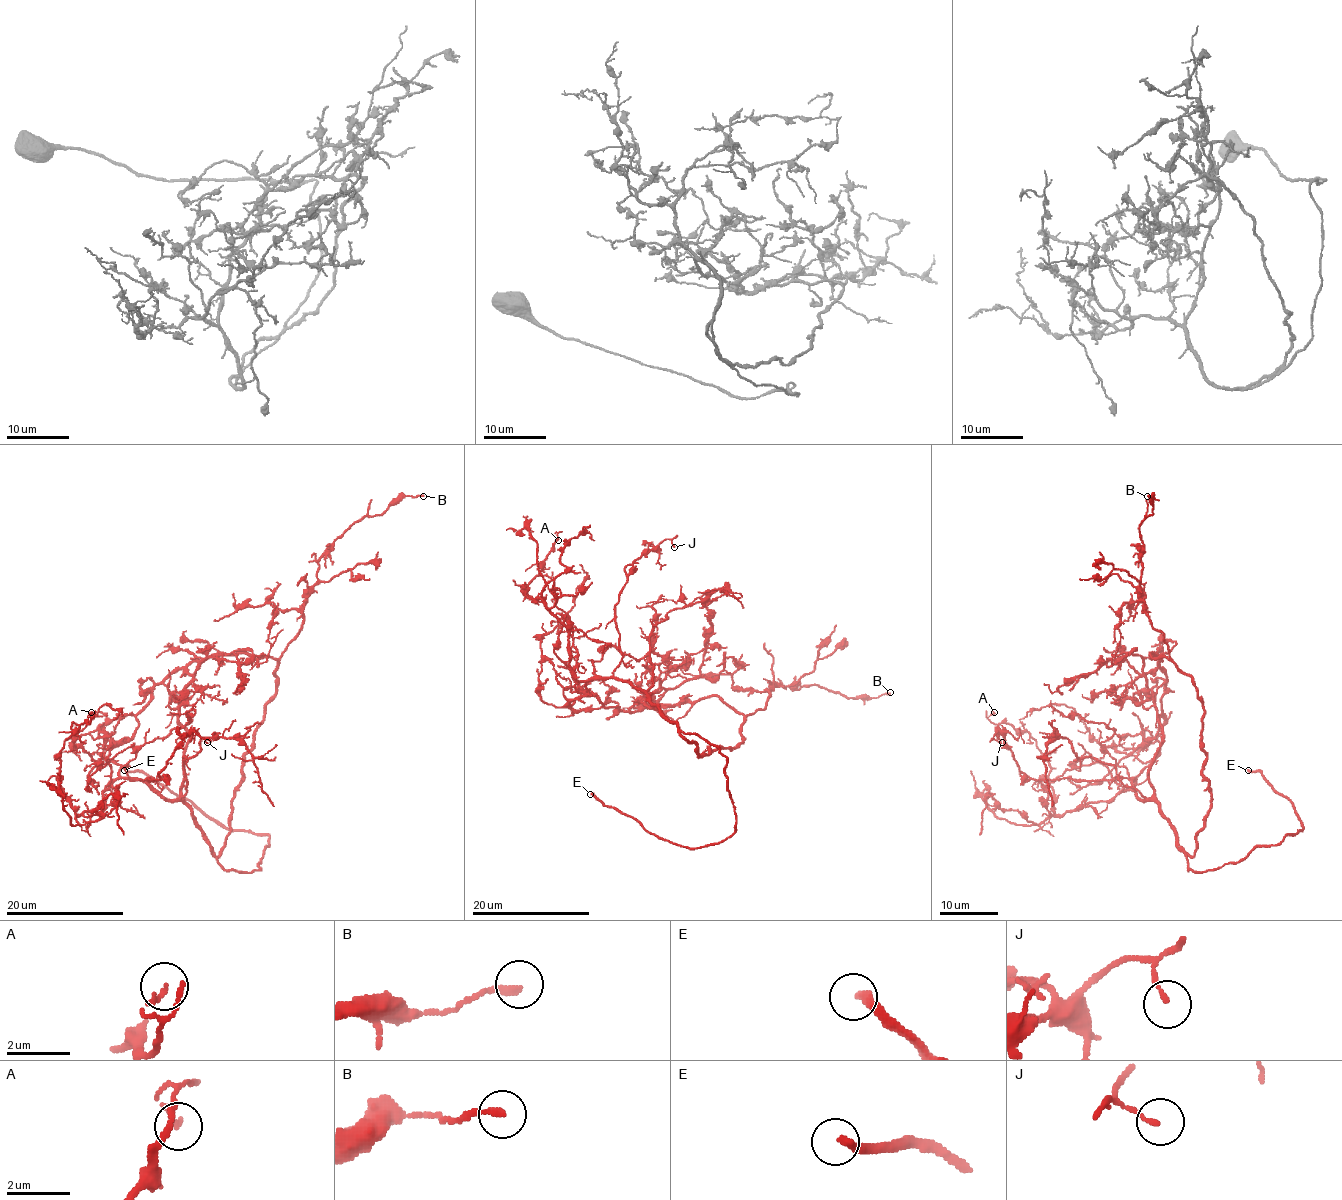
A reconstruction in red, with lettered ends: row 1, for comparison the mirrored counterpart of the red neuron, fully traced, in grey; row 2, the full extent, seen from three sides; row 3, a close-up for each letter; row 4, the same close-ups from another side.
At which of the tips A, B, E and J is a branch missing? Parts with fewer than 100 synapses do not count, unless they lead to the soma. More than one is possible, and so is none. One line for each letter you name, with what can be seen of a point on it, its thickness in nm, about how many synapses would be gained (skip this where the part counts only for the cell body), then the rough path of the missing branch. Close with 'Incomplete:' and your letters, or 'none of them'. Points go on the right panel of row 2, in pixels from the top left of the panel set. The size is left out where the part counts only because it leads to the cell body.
E: place (1248, 770); calibre 280 nm; course (1248, 770), (1238, 769), (1231, 758), (1229, 735), (1239, 719), (1239, 707), (1226, 688)
Incomplete: E

